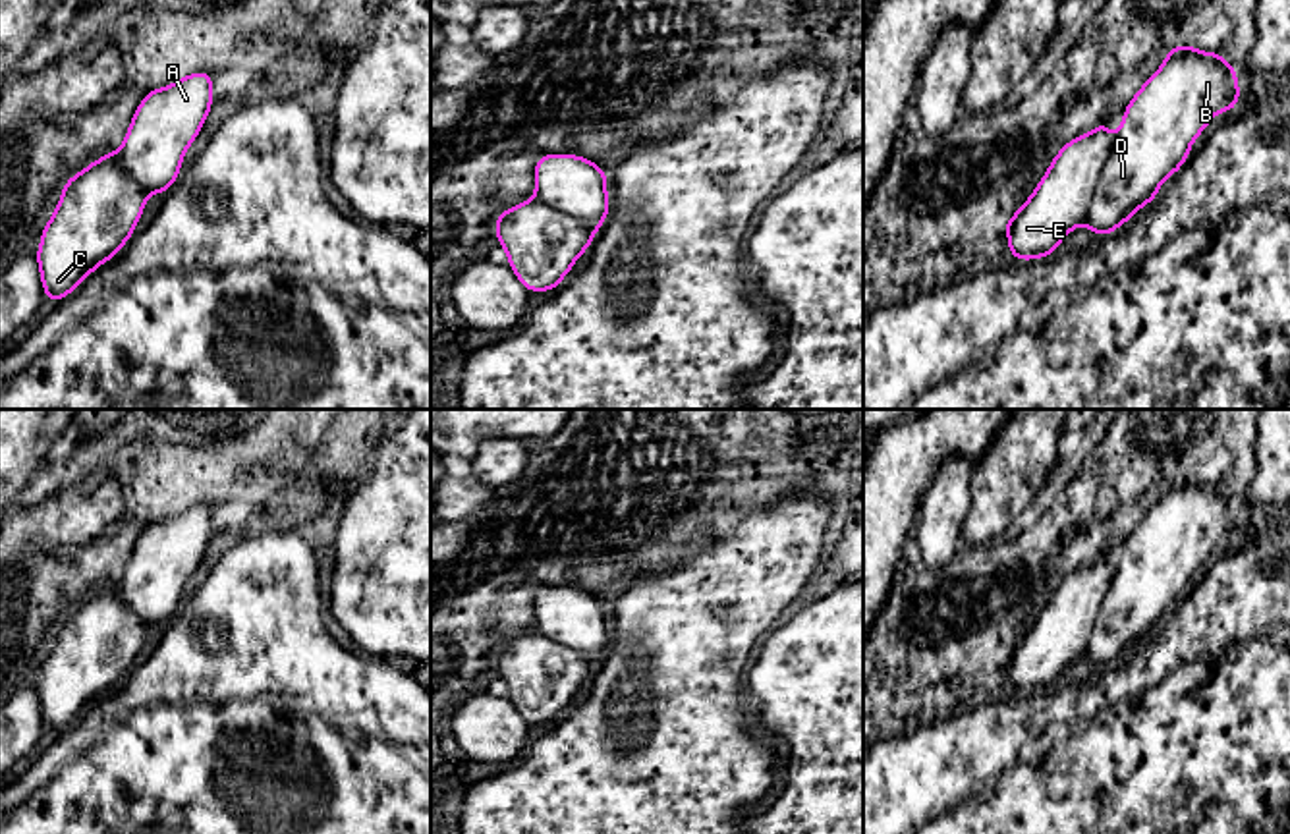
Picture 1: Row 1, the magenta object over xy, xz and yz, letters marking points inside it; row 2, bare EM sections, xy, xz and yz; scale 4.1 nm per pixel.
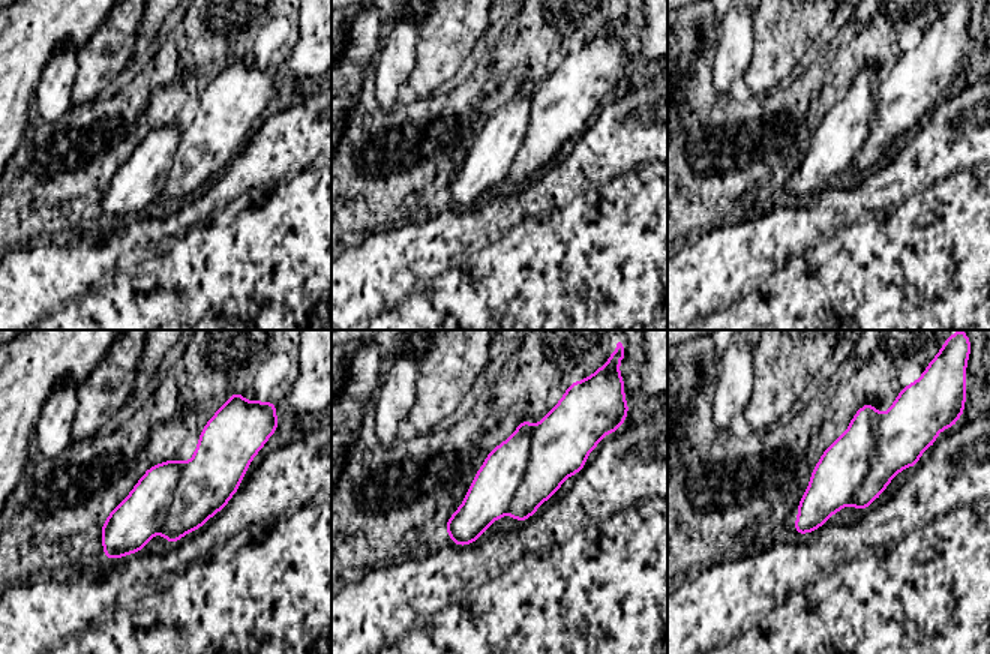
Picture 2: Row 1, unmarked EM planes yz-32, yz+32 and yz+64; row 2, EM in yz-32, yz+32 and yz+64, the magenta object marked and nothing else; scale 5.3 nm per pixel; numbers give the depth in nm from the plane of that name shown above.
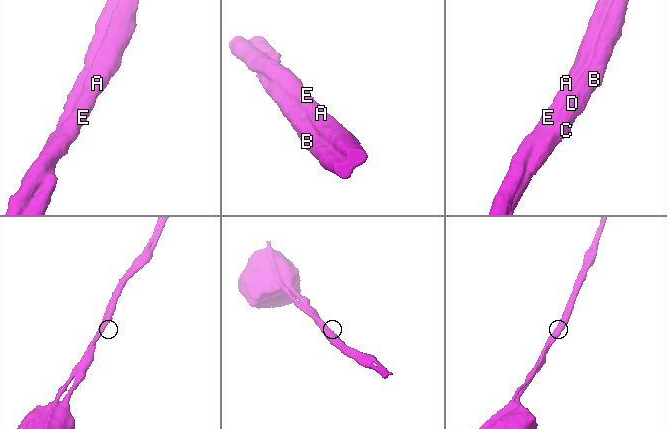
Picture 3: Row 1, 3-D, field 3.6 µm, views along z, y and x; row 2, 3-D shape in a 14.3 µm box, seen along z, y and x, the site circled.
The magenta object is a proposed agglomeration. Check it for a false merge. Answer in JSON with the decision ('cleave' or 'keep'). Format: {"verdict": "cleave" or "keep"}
{"verdict": "cleave"}

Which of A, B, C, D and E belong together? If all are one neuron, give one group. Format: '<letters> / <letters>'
A E / B C D

